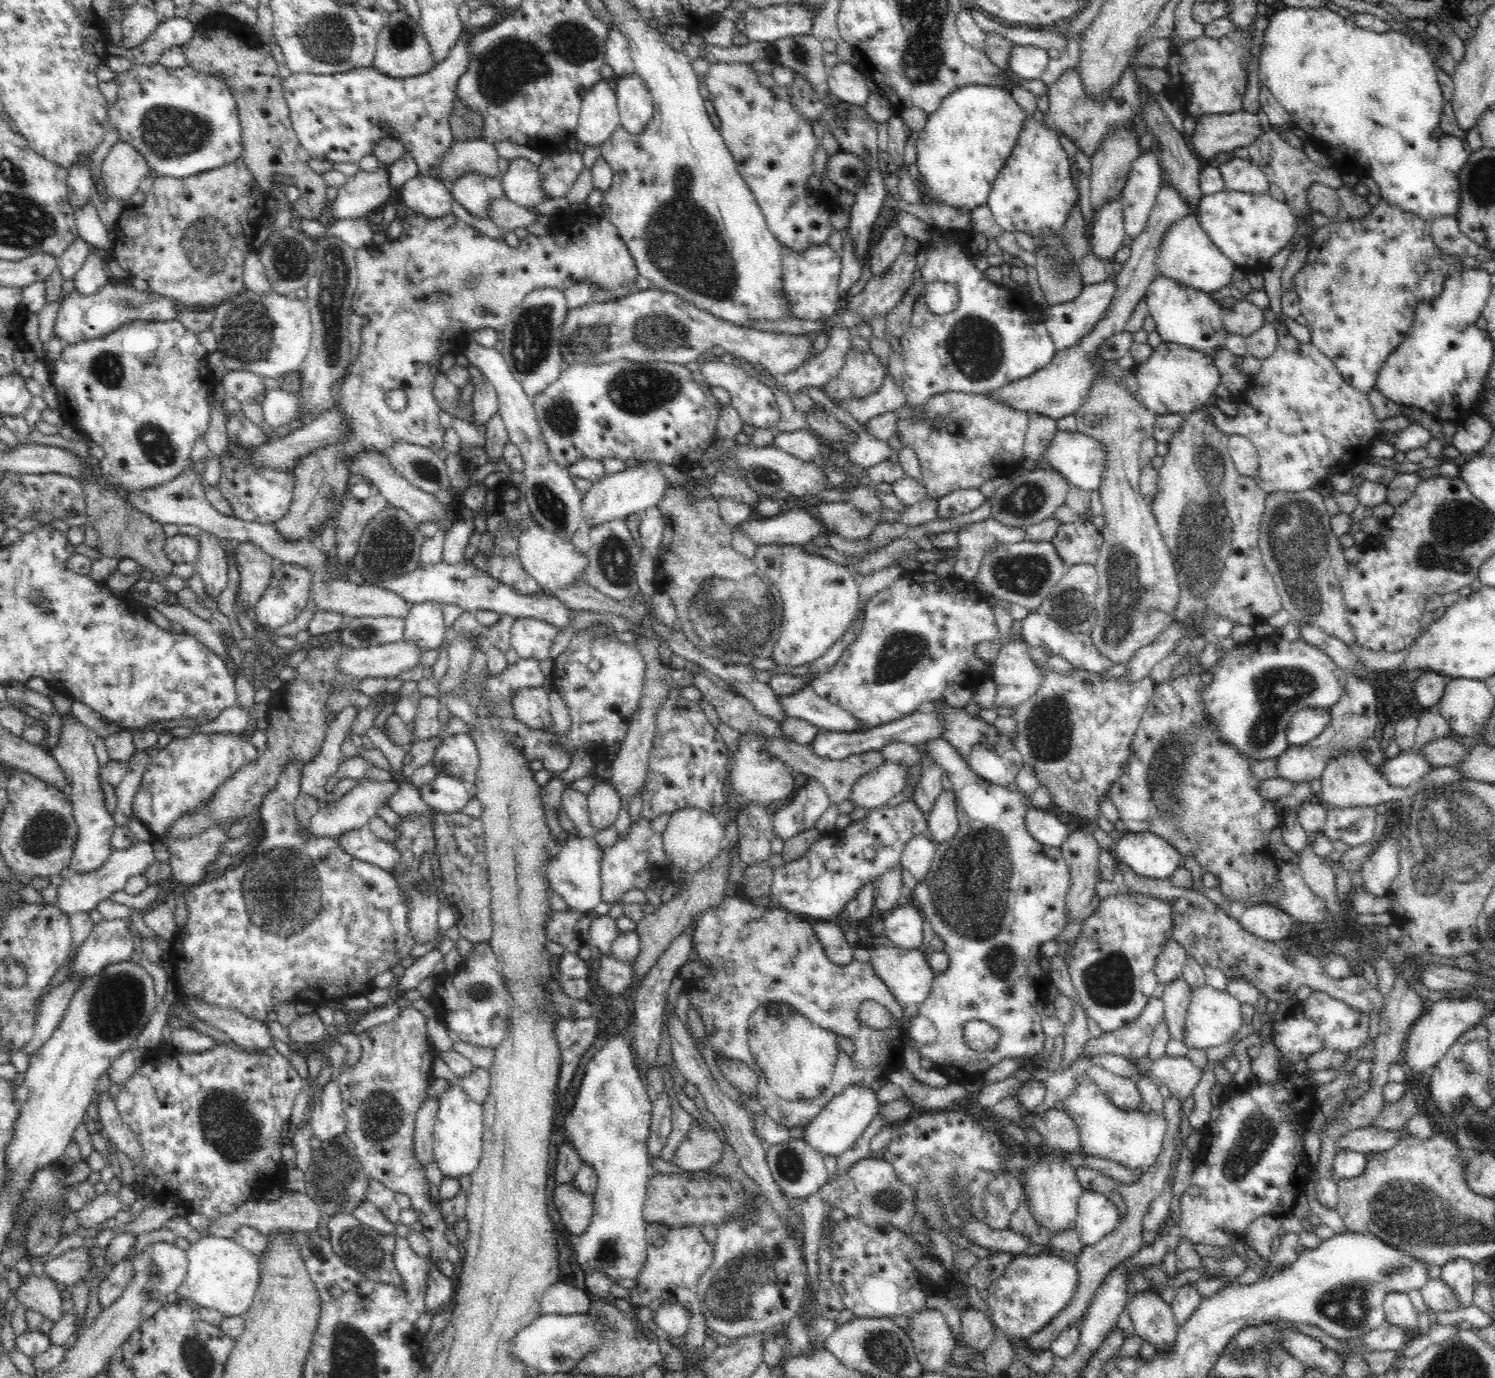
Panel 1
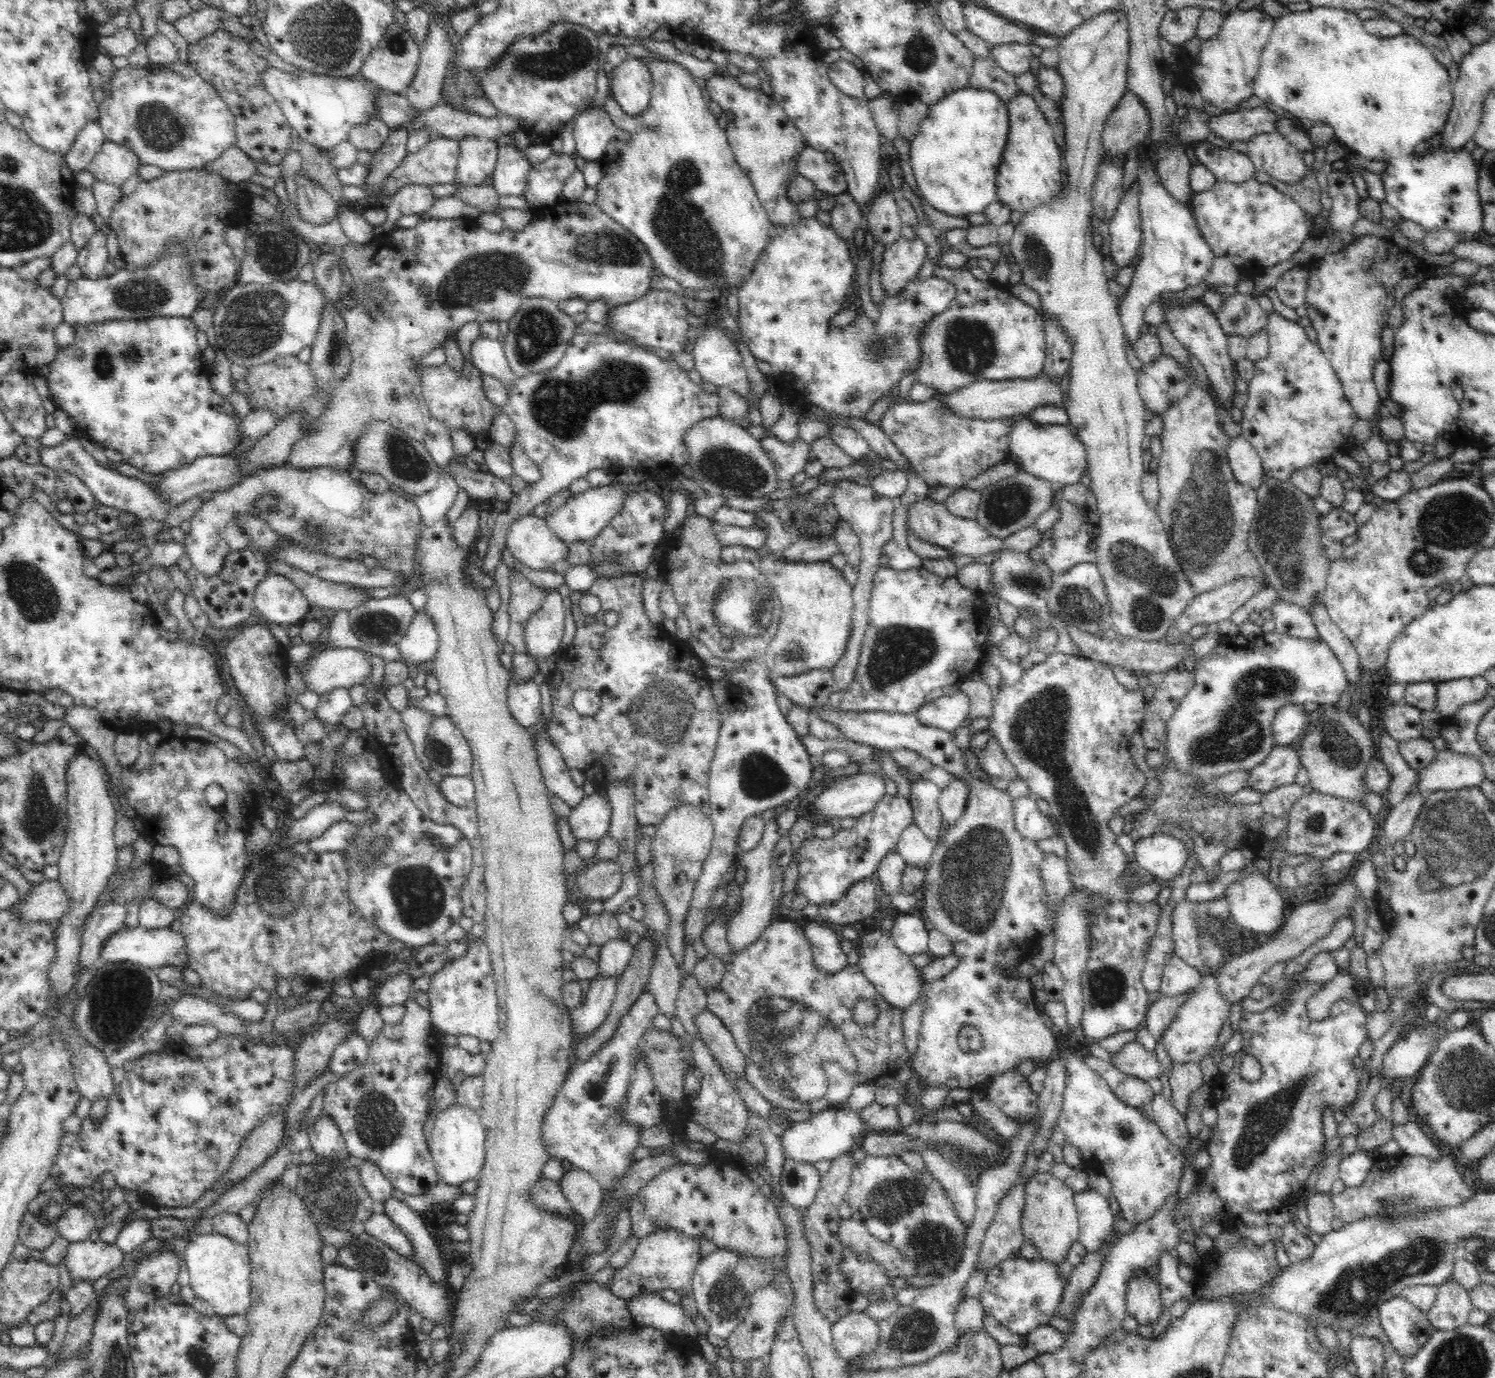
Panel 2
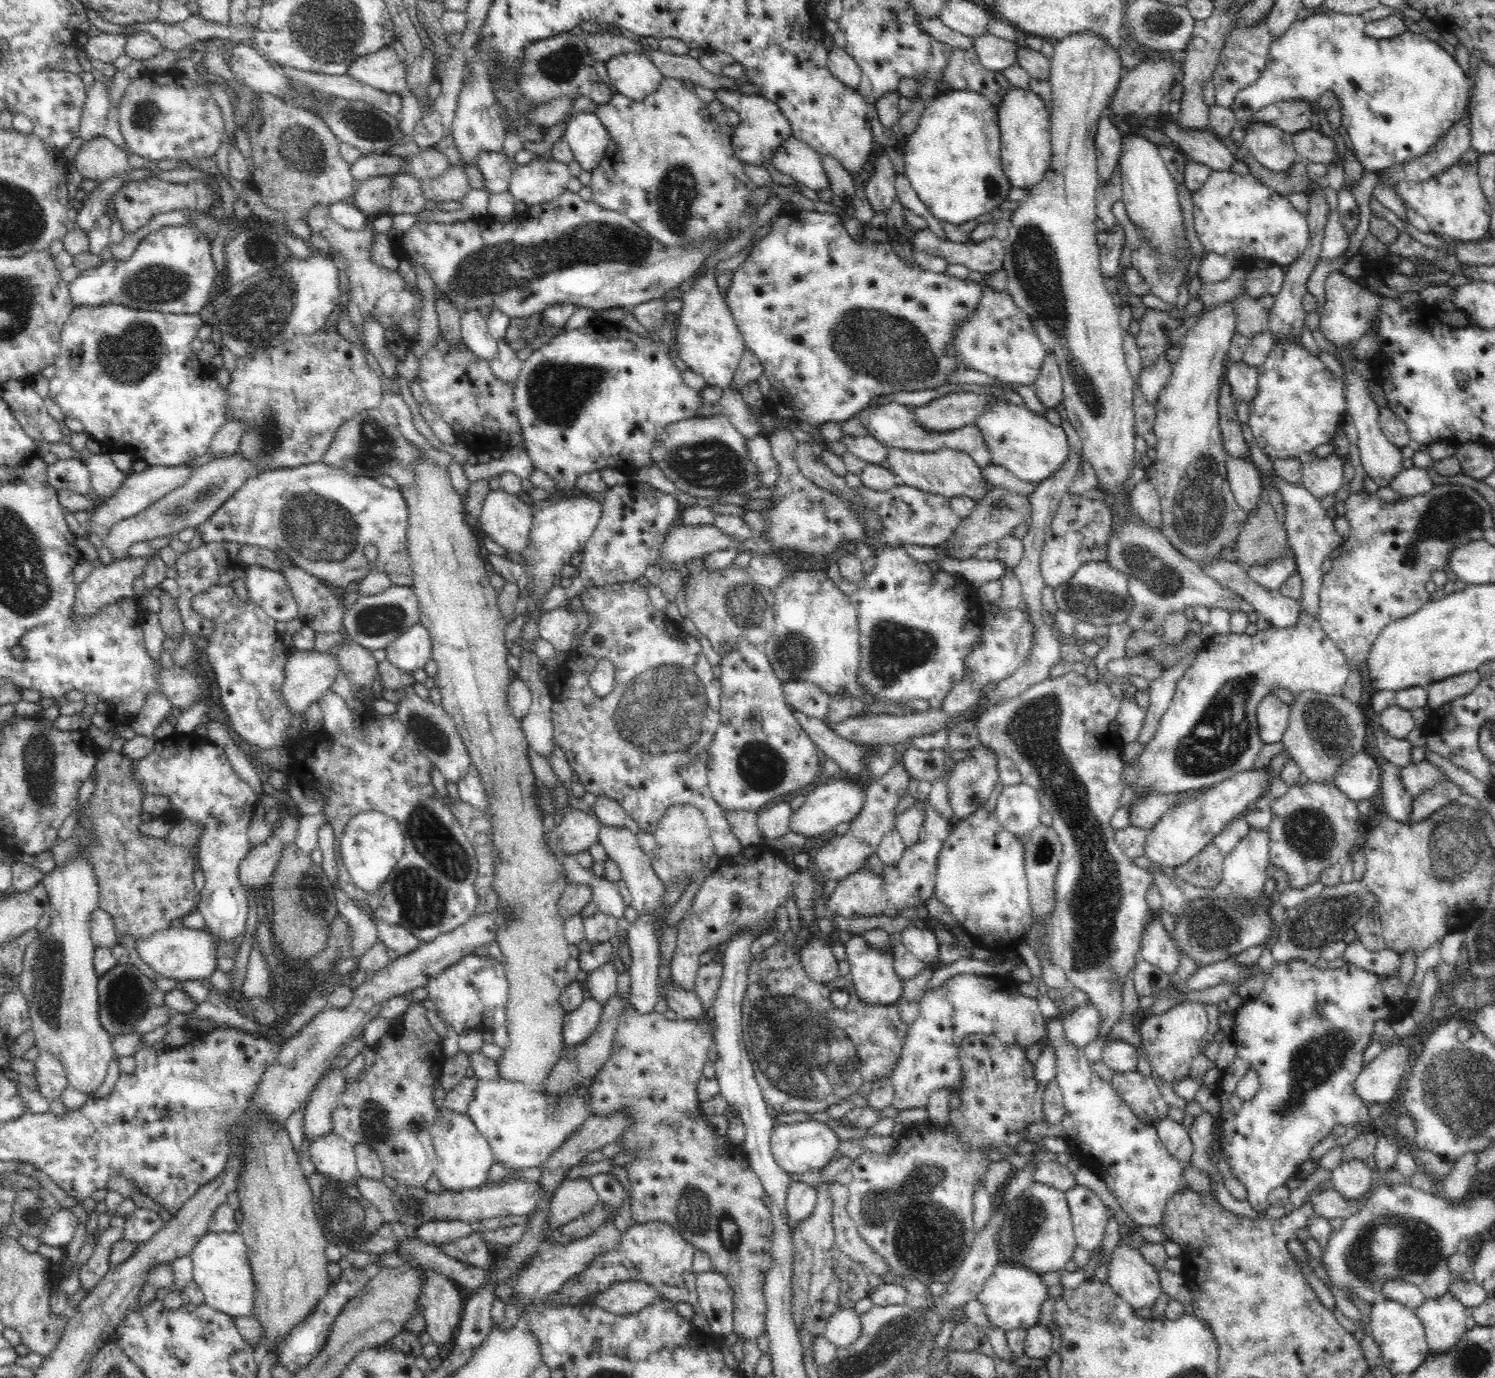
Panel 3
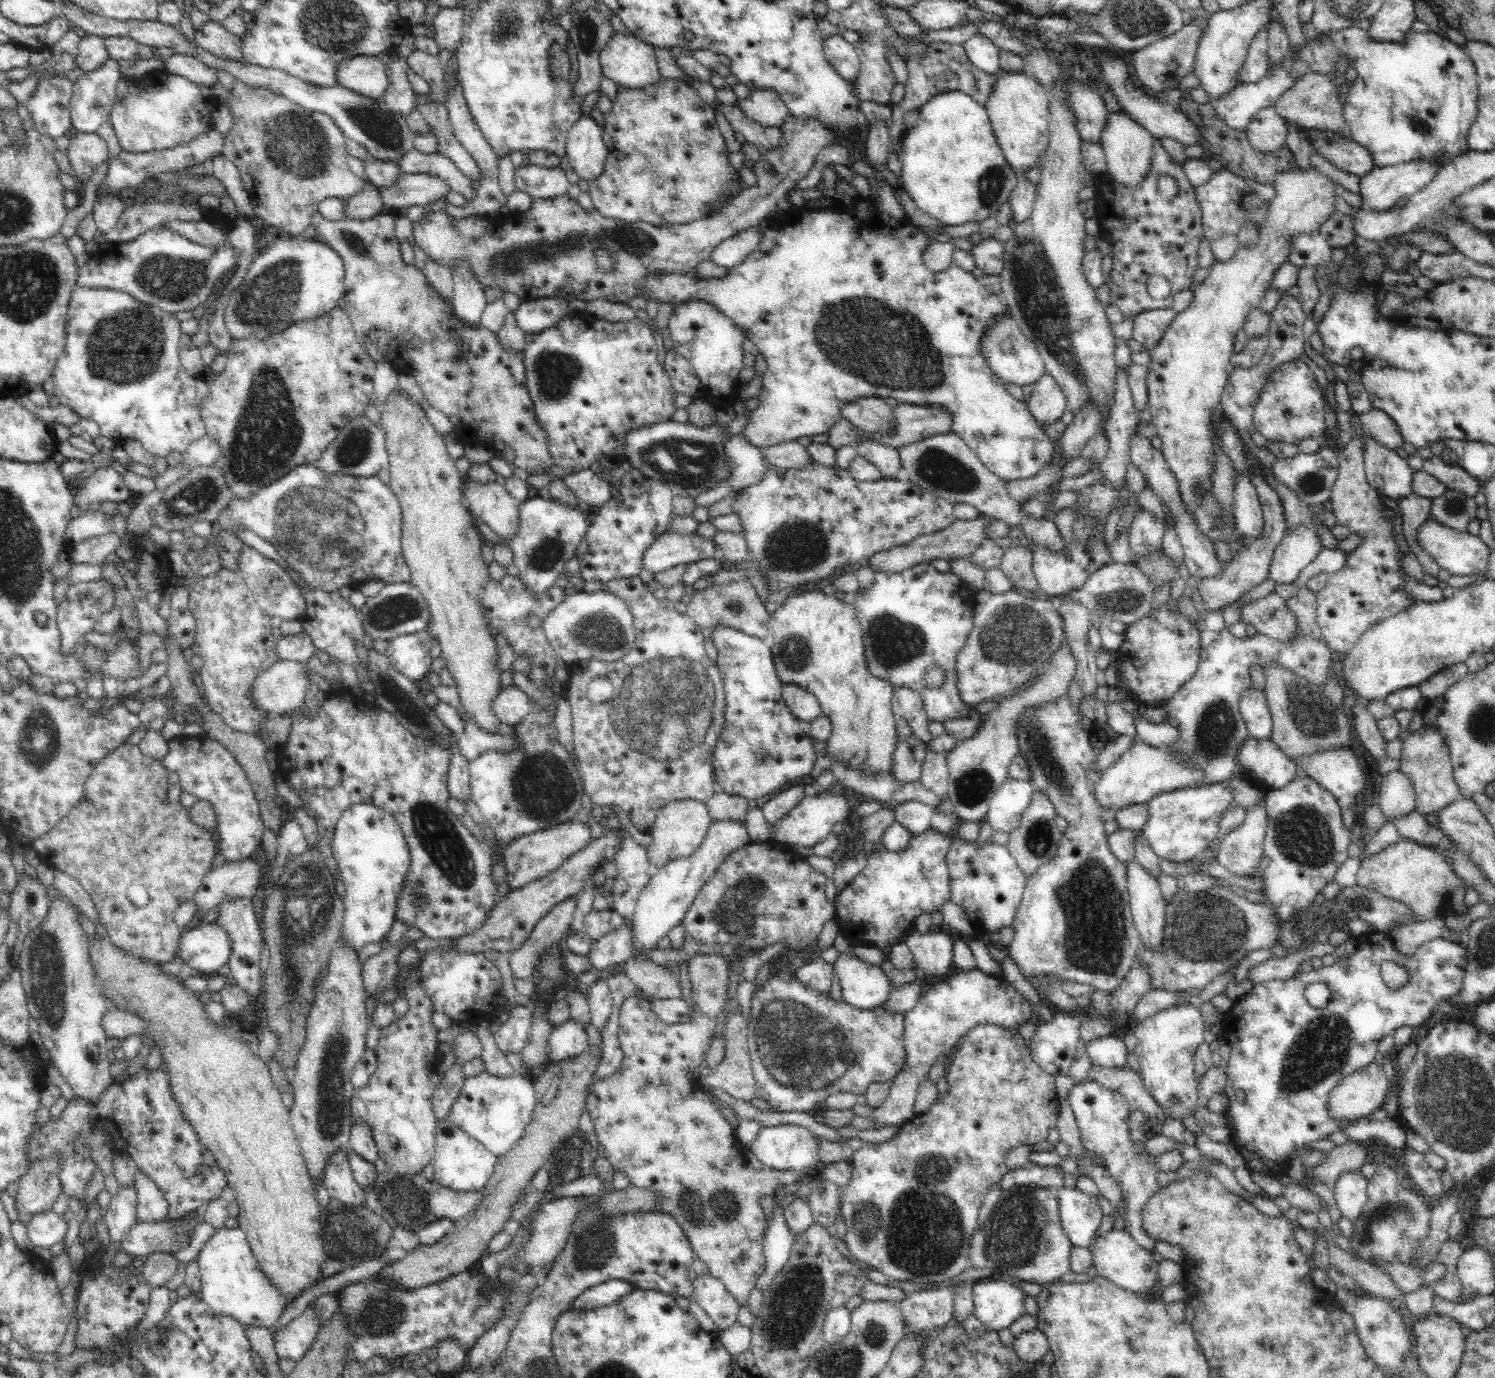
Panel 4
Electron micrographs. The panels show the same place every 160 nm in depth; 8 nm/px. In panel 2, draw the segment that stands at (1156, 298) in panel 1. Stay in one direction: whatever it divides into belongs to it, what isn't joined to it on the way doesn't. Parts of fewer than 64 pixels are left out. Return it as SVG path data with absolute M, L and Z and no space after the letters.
M1159 296L1164 312L1164 322L1178 342L1181 342L1188 354L1196 356L1200 364L1205 368L1209 376L1209 387L1213 391L1217 401L1226 410L1233 408L1234 394L1234 371L1232 370L1232 359L1228 350L1228 339L1224 329L1219 323L1218 317L1203 303L1200 298L1194 298L1192 302L1183 304L1180 299L1172 300L1169 297Z

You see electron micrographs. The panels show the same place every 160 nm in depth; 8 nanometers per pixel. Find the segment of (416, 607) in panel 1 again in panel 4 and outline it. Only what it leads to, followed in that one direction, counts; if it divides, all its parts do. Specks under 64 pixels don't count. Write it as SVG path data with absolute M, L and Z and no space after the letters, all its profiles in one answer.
M427 630L401 634L389 640L385 655L398 672L418 682L428 674L431 665L432 636Z

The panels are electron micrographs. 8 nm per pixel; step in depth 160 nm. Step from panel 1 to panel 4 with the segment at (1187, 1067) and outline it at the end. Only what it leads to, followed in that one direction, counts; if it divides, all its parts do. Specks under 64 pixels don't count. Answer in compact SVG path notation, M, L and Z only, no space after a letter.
M1115 1034L1099 1037L1082 1044L1081 1049L1088 1052L1092 1065L1106 1068L1122 1068L1128 1064L1128 1054L1124 1039Z

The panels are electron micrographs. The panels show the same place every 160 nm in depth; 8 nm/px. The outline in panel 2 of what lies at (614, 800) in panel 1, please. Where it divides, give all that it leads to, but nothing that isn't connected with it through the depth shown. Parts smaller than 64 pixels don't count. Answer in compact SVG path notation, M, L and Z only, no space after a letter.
M599 792L586 795L569 814L568 822L577 840L593 840L609 834L611 802Z

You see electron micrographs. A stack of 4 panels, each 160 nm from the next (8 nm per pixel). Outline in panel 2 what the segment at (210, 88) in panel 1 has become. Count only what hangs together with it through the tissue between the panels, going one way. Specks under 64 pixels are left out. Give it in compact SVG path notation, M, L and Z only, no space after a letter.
M188 62L114 68L110 94L99 104L105 140L126 145L141 164L168 171L204 168L237 144L235 117L217 90Z

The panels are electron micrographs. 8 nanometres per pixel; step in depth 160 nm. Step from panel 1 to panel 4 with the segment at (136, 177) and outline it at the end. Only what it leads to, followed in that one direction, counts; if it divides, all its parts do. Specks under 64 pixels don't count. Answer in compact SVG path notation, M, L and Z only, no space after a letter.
M78 133L70 141L66 153L70 167L78 178L87 181L92 178L98 166L104 164L110 155L106 141L97 133Z

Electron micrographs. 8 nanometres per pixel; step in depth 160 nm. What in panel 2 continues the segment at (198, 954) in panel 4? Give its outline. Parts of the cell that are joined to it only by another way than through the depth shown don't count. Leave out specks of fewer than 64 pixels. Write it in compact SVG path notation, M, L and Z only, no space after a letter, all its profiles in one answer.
M137 925L134 928L124 926L120 931L113 933L102 947L100 963L129 962L142 964L150 971L156 971L162 966L170 965L182 969L188 967L188 952L182 944L181 932L174 932L170 928L146 929Z

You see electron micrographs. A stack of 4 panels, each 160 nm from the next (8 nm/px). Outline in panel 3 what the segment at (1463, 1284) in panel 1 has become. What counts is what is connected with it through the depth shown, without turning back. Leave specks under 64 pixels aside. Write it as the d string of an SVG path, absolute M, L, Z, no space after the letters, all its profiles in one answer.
M1450 1291L1442 1294L1440 1298L1428 1298L1415 1311L1422 1321L1426 1331L1426 1338L1429 1346L1429 1354L1442 1354L1448 1348L1452 1348L1460 1337L1466 1332L1465 1320L1467 1317L1466 1307L1454 1298Z

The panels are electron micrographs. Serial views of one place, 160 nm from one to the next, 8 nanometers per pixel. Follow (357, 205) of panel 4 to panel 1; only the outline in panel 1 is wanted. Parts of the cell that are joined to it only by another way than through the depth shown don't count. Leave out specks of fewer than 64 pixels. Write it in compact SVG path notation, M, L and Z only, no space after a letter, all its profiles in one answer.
M470 36L460 38L444 60L436 63L427 73L410 77L392 78L373 66L362 66L329 75L292 73L282 81L284 97L290 108L290 117L299 143L312 159L358 164L361 158L373 154L375 144L382 139L402 141L410 152L418 174L434 178L460 178L465 174L480 173L499 178L498 166L502 161L494 145L482 138L453 141L449 123L454 114L454 100L458 78L466 72Z

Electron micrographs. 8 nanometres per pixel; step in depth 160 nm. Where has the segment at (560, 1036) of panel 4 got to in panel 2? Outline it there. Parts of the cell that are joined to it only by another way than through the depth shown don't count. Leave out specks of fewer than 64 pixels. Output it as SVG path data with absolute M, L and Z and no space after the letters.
M606 975L596 976L590 982L586 998L577 1008L570 1012L573 1036L589 1036L608 1016L616 998L619 978Z

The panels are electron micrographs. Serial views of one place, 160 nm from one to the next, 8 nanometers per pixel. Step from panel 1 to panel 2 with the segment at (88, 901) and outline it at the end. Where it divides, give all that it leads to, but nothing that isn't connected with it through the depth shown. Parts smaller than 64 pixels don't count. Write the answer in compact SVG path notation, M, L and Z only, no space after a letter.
M45 879L35 885L24 900L17 902L19 916L28 923L60 920L71 909L71 894L60 884L58 879Z

